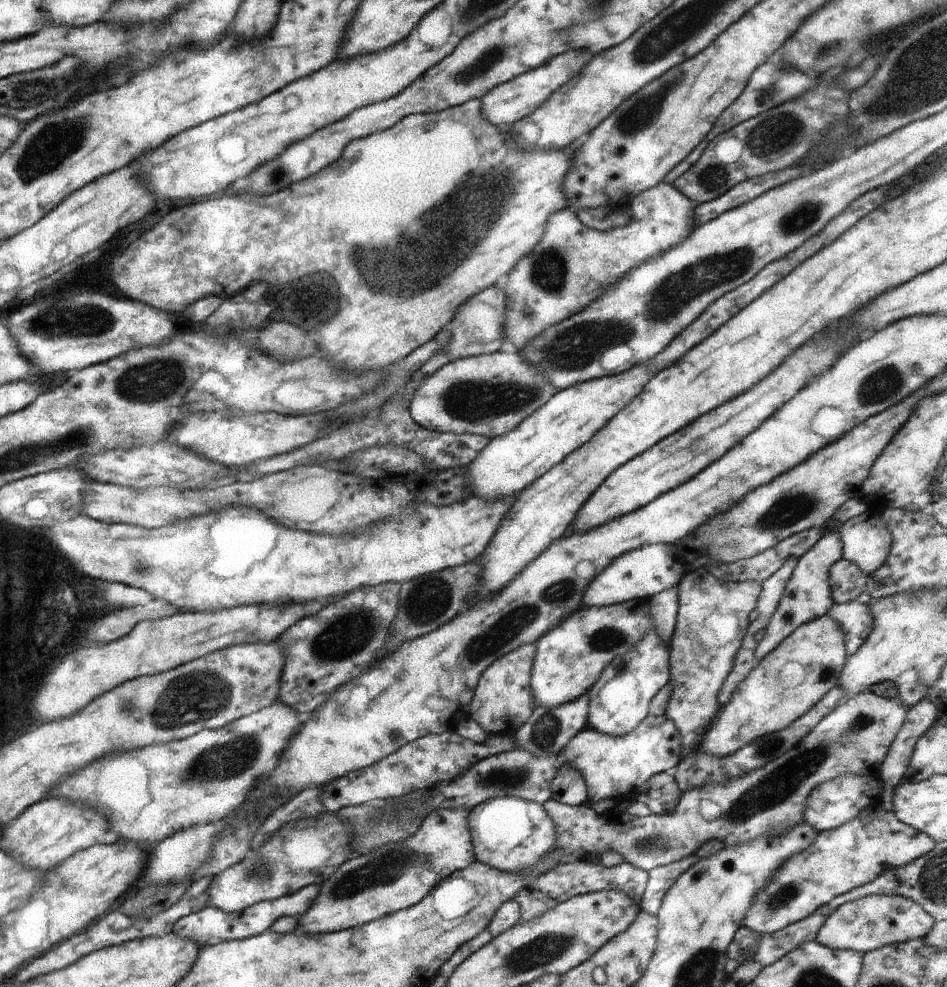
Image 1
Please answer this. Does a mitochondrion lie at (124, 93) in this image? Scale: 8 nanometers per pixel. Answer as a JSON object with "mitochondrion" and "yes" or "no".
{"mitochondrion":"no"}

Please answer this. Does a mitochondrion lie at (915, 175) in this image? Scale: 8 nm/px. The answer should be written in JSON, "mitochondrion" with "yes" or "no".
{"mitochondrion":"no"}

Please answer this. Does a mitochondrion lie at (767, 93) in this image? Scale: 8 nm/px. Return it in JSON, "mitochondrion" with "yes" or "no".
{"mitochondrion":"yes"}

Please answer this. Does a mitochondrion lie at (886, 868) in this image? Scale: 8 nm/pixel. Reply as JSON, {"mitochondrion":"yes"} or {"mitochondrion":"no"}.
{"mitochondrion":"no"}

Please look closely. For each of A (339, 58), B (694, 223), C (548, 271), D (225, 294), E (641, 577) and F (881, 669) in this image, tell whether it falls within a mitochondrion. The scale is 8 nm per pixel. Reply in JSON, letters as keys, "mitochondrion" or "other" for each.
{"A":"other","B":"other","C":"mitochondrion","D":"other","E":"other","F":"other"}

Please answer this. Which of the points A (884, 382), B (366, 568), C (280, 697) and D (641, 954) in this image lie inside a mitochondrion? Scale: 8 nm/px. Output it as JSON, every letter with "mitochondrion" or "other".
{"A":"mitochondrion","B":"other","C":"other","D":"other"}

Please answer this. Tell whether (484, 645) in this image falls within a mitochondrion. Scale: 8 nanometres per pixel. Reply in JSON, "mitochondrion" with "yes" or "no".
{"mitochondrion":"yes"}

